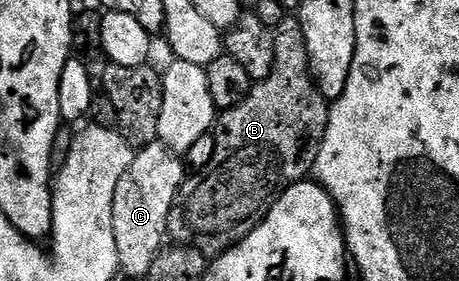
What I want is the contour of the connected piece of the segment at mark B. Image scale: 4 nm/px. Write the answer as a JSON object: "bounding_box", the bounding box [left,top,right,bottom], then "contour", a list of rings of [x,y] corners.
{"bounding_box":[168,16,329,256],"contour":[[[287,16],[282,20],[282,24],[278,24],[274,30],[274,68],[270,72],[270,76],[268,76],[266,80],[255,83],[250,92],[250,96],[246,96],[246,100],[242,100],[242,104],[238,104],[233,110],[223,111],[223,113],[217,117],[214,123],[214,133],[216,135],[214,160],[210,160],[208,166],[205,166],[203,170],[195,171],[191,177],[181,184],[180,191],[177,192],[174,204],[170,208],[170,216],[168,217],[169,235],[171,235],[177,243],[193,246],[194,249],[202,251],[205,256],[224,254],[230,247],[238,245],[255,226],[264,222],[264,217],[268,215],[272,205],[274,205],[295,182],[305,181],[305,179],[313,173],[316,161],[318,160],[318,152],[322,148],[322,140],[326,136],[329,109],[329,103],[318,92],[316,81],[312,79],[312,73],[308,67],[306,36],[302,32],[300,19],[296,16]]]}

